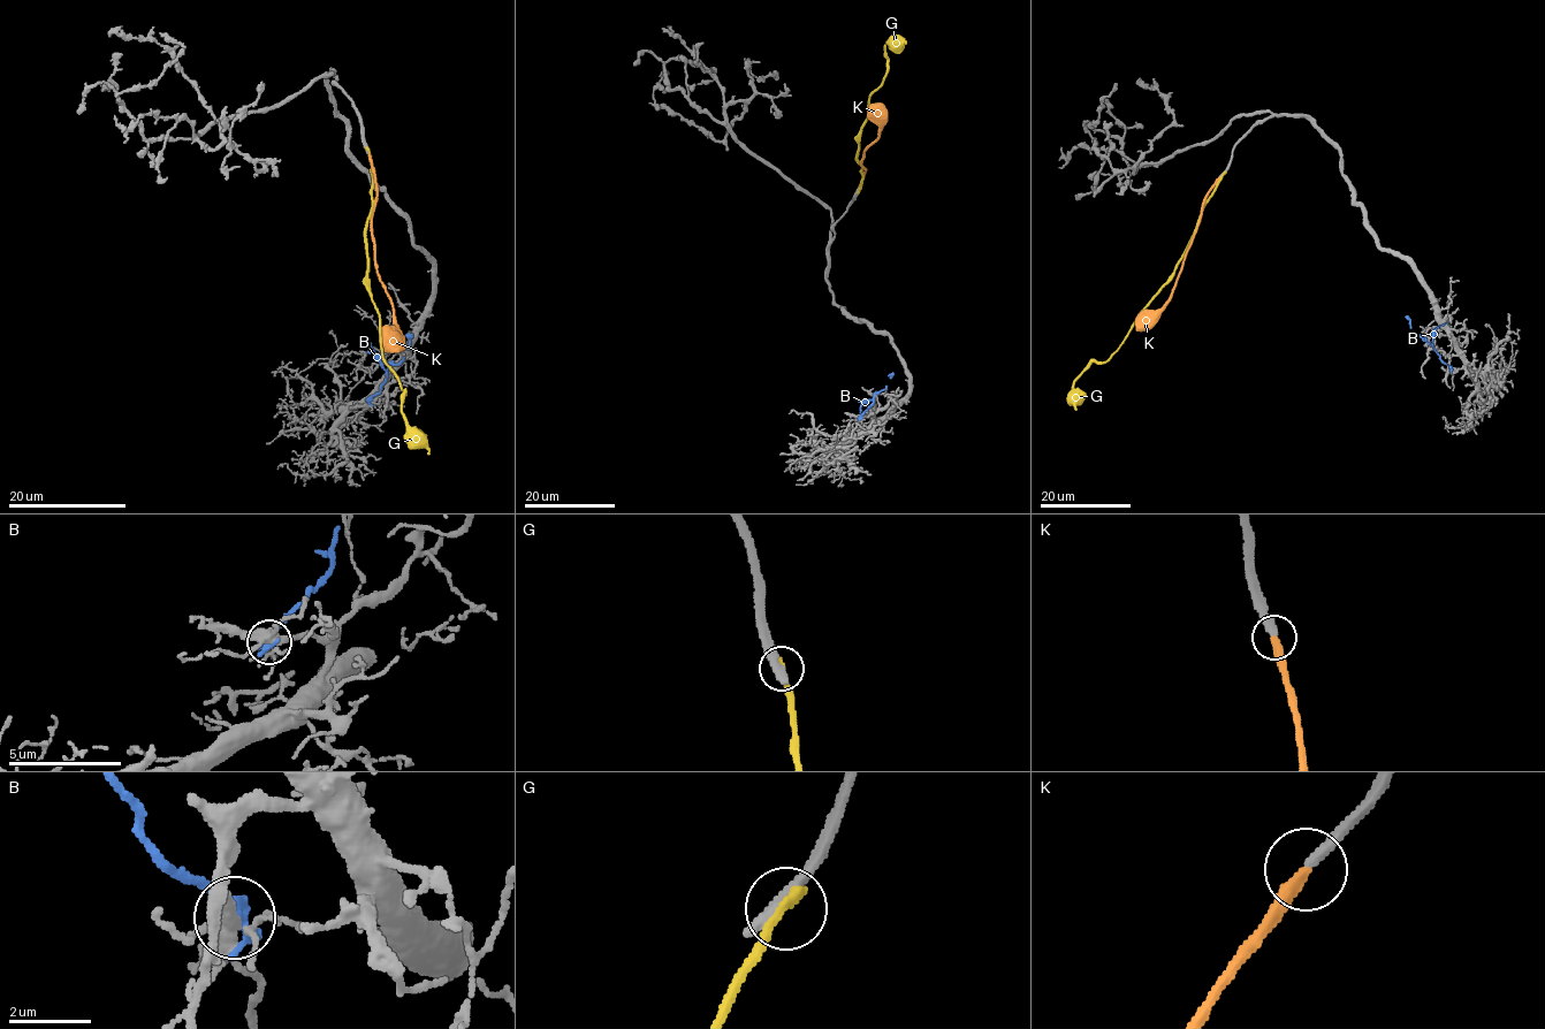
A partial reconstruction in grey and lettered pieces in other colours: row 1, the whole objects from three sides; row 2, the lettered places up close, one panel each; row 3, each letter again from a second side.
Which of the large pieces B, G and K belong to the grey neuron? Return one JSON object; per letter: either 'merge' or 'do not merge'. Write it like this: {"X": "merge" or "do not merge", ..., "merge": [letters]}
{"B": "do not merge", "G": "do not merge", "K": "do not merge", "merge": []}

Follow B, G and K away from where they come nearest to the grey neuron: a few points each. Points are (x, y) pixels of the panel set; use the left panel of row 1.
B: (371, 401), (387, 379), (387, 370), (403, 359), (412, 334)
G: (367, 150), (372, 191), (366, 226), (367, 291), (379, 317), (381, 353), (404, 391), (402, 412), (429, 454)
K: (368, 154), (377, 190), (372, 215), (373, 258), (389, 299), (394, 332), (400, 338), (394, 352)

